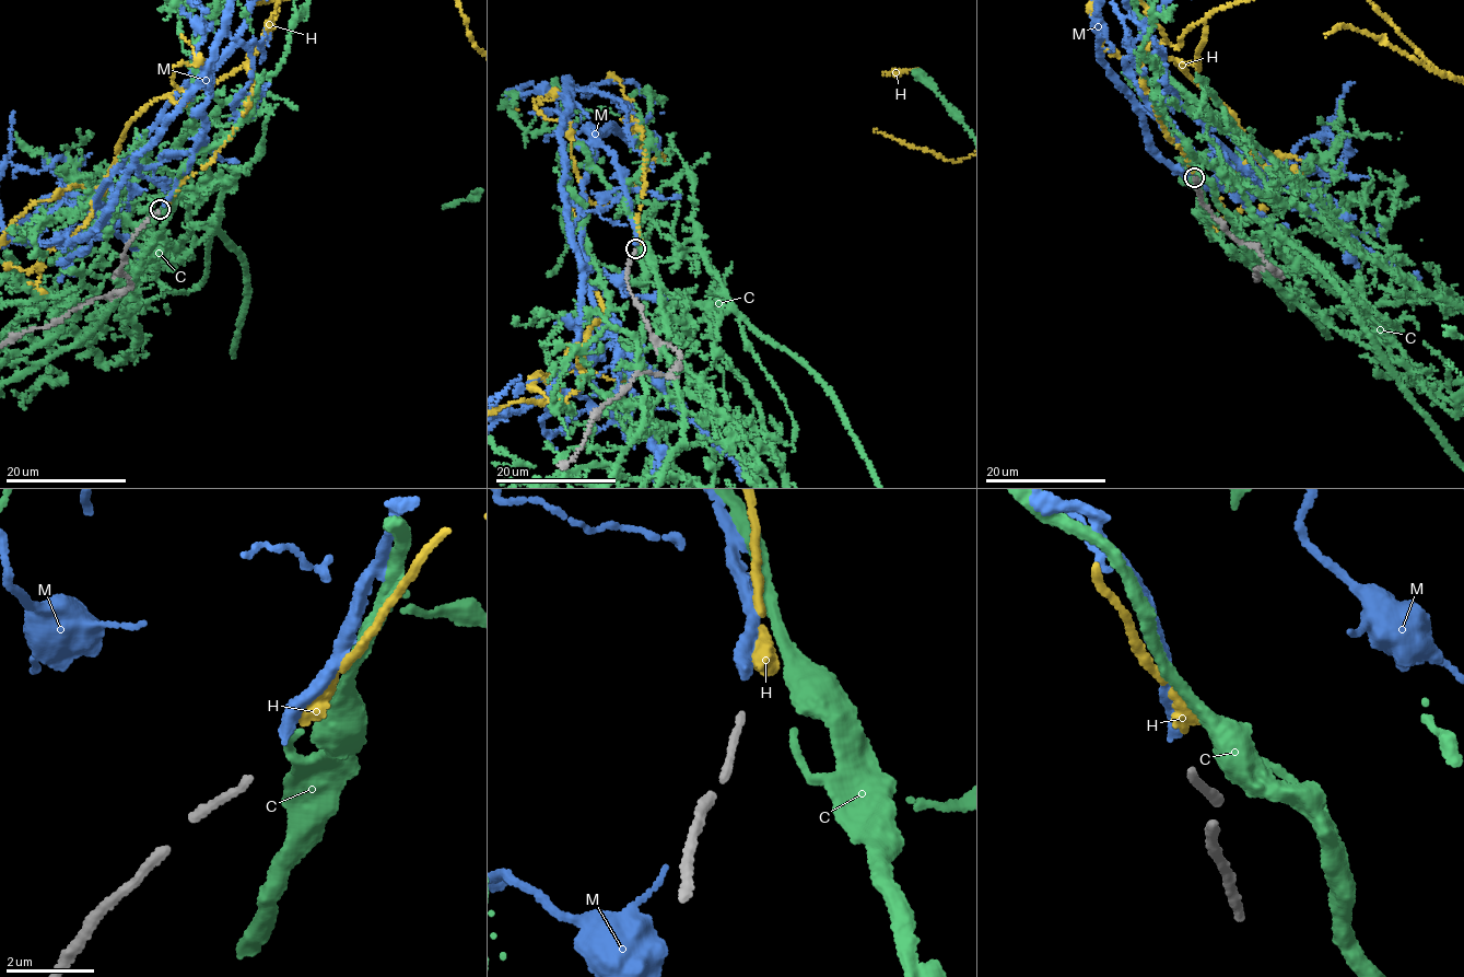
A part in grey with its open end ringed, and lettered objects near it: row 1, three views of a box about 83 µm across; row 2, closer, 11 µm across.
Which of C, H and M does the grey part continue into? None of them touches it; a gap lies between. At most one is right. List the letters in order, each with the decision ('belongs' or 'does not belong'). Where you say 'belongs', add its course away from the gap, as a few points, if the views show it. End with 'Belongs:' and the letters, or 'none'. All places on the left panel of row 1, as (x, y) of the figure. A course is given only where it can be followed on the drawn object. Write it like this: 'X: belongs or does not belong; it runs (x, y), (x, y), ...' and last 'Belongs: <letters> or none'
C: does not belong
H: belongs
M: does not belong
Belongs: H

